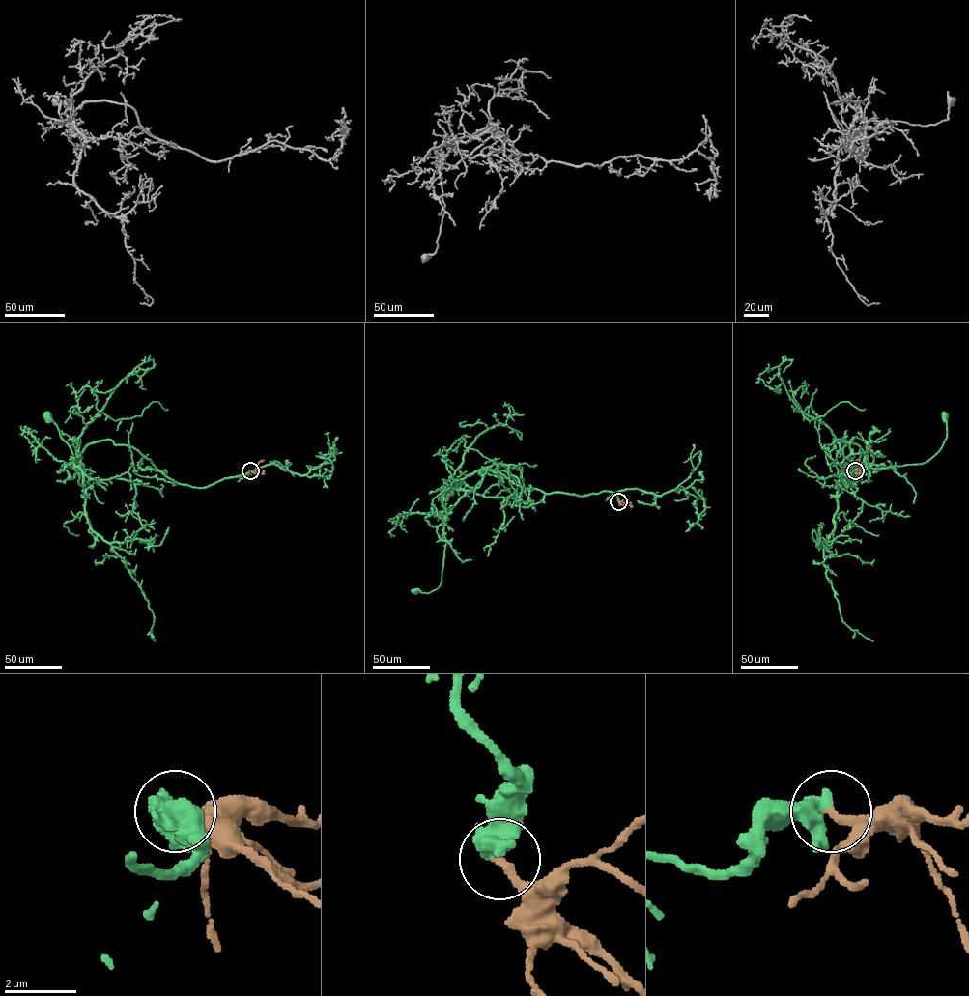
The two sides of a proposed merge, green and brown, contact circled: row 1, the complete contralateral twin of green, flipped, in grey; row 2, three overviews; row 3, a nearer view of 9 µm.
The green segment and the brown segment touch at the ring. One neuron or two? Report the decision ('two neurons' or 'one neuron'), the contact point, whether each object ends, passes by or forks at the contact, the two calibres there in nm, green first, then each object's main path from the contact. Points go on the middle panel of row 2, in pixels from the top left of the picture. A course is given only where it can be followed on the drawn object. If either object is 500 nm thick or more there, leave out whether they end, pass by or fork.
one neuron | (618, 501) | green passes by | brown ends | 480/240 nm | green via (618, 501), (610, 491), (582, 496), (524, 488), (506, 471), (488, 470), (447, 510), (440, 586), (416, 590) | brown via (618, 501), (623, 505), (632, 506)

